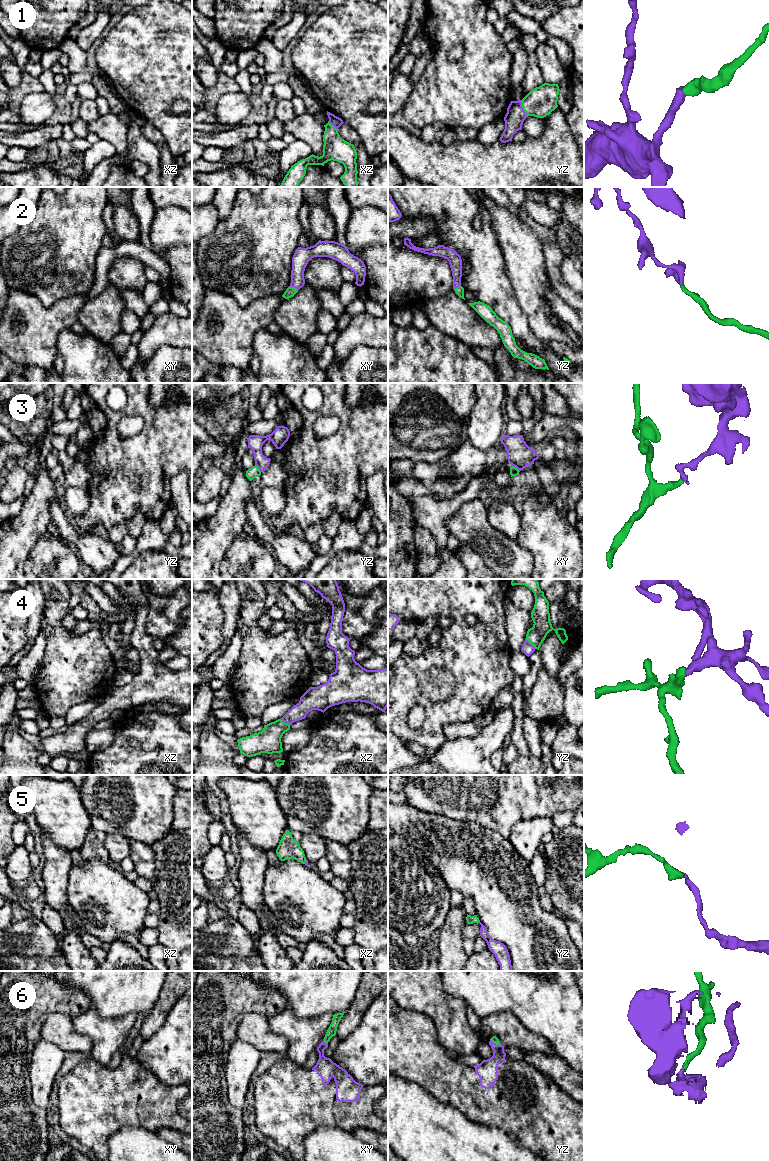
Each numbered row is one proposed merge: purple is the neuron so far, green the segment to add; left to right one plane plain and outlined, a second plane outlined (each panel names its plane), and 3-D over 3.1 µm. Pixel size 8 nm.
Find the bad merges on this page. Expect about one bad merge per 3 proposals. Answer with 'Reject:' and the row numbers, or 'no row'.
Reject: 3

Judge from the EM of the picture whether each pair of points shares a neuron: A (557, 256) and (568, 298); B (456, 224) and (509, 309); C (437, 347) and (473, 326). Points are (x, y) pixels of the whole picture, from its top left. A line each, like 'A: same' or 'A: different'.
A: same
B: same
C: different

